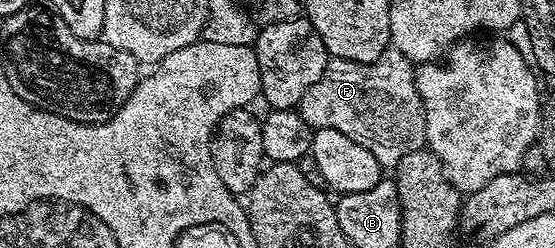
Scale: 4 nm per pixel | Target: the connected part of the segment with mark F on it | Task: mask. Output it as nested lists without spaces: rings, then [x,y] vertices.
[[[388,47],[381,59],[373,63],[328,60],[321,79],[299,100],[297,112],[314,130],[332,129],[349,135],[365,151],[373,151],[384,170],[394,170],[409,151],[417,151],[427,144],[425,107],[417,91],[415,70],[413,62],[394,47]]]

